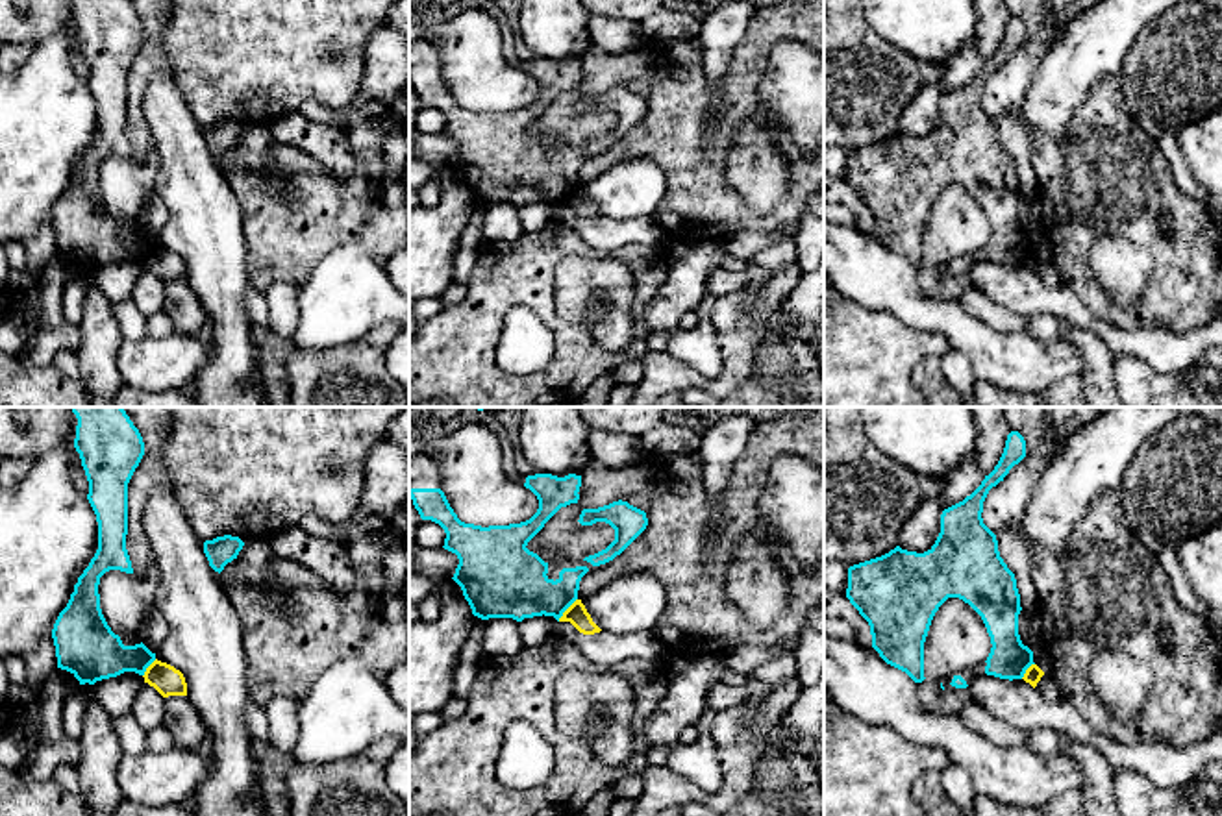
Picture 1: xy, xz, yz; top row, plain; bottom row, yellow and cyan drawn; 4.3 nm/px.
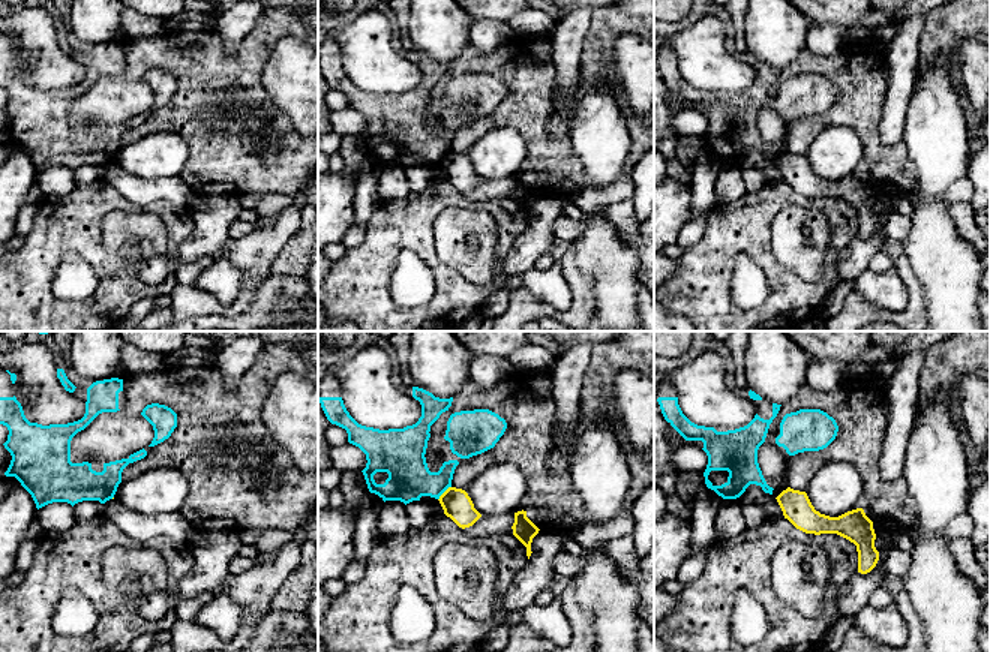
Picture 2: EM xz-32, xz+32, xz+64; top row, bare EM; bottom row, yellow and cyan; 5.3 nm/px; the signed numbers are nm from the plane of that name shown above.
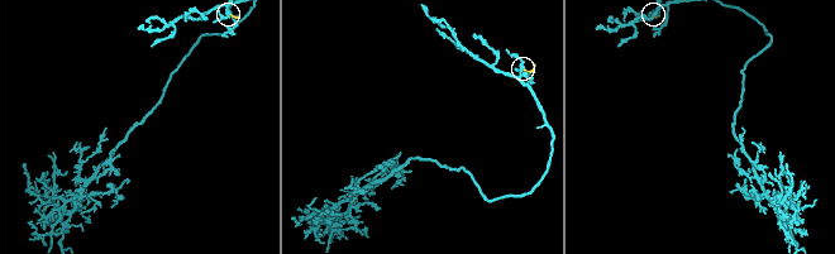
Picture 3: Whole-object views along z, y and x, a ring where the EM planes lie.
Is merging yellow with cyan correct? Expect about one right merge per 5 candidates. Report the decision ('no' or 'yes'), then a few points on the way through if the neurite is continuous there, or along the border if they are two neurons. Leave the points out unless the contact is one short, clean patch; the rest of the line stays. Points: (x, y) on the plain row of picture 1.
no | along xz (576, 184), (558, 206)

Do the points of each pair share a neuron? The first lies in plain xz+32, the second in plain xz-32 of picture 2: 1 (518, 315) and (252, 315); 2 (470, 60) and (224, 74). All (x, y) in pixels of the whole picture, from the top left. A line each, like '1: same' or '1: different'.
1: different
2: same

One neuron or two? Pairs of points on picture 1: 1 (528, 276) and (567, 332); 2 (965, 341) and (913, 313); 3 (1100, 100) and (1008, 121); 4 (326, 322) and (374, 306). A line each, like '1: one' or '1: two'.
1: one
2: one
3: two
4: one

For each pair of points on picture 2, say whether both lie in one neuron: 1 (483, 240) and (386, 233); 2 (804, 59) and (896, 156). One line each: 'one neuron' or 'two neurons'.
1: two neurons
2: one neuron

